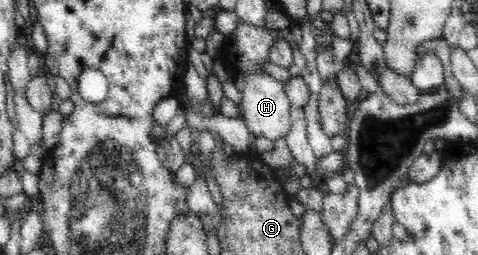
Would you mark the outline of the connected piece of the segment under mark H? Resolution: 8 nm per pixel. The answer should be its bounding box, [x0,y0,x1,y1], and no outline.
[243,72,293,141]

